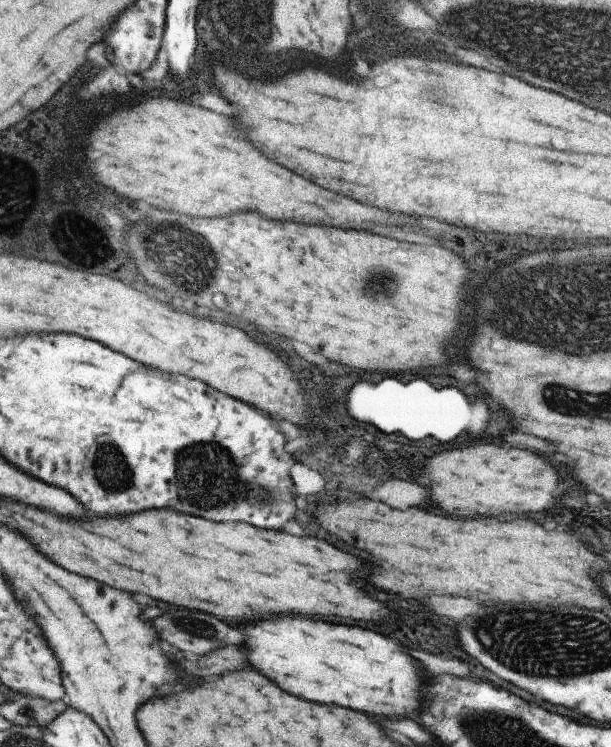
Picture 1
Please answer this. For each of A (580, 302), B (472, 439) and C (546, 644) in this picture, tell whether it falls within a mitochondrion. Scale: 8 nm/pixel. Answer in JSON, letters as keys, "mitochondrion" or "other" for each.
{"A":"mitochondrion","B":"other","C":"mitochondrion"}

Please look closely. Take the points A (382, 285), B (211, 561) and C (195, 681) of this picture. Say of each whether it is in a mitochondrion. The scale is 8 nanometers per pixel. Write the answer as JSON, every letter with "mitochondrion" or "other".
{"A":"mitochondrion","B":"other","C":"other"}

